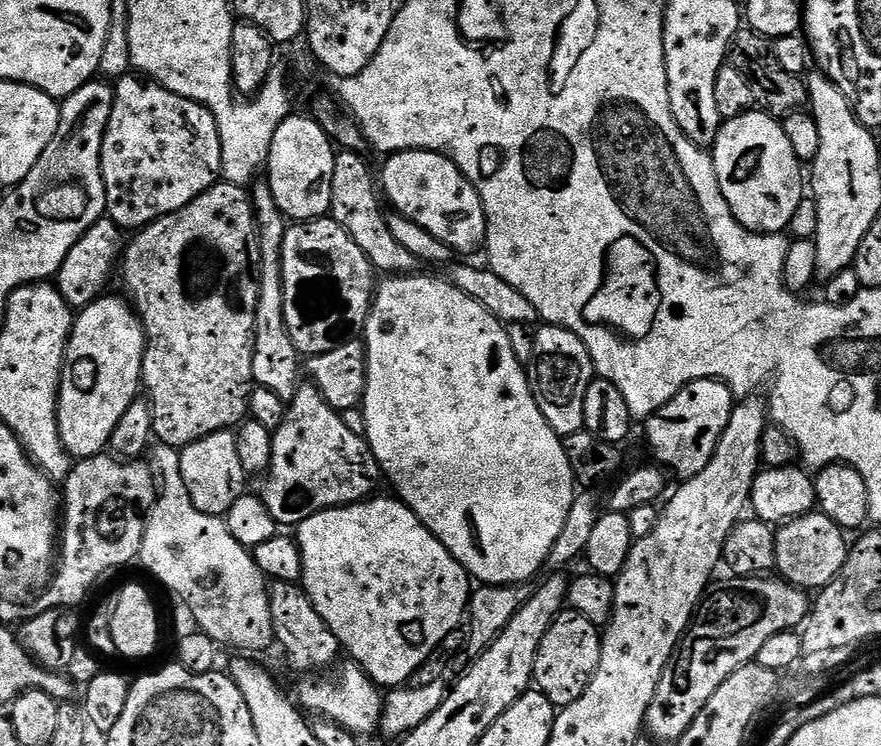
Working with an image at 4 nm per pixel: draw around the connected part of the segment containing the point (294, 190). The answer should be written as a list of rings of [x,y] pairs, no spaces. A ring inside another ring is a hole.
[[[289,114],[278,126],[278,130],[274,130],[274,142],[270,142],[268,147],[266,182],[274,194],[274,202],[289,221],[318,220],[327,217],[332,210],[332,179],[337,149],[334,147],[332,137],[326,134],[326,130],[316,119],[311,115],[296,115]]]

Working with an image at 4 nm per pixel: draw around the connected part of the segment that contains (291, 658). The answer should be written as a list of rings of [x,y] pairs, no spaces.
[[[276,582],[269,587],[268,597],[272,615],[272,634],[275,643],[284,647],[289,666],[296,672],[304,672],[300,674],[316,674],[321,670],[331,669],[337,663],[336,655],[341,655],[340,643],[330,630],[330,626],[322,622],[322,614],[318,614],[303,587],[299,583]]]

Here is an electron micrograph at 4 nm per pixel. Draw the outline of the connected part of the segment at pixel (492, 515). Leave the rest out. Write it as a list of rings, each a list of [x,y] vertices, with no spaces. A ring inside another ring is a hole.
[[[396,274],[375,289],[372,312],[362,333],[368,350],[368,381],[362,409],[368,431],[366,439],[372,447],[374,458],[380,464],[381,473],[396,487],[395,495],[407,504],[421,522],[450,550],[450,554],[464,567],[473,581],[486,584],[523,584],[548,563],[550,550],[566,526],[570,506],[578,495],[574,470],[570,470],[570,458],[566,458],[563,439],[546,422],[542,410],[528,384],[525,365],[518,362],[510,346],[508,329],[494,314],[490,314],[474,298],[462,294],[447,279],[421,274]]]

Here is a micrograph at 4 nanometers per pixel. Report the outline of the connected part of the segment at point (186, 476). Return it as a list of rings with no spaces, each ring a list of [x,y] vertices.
[[[235,431],[215,432],[179,449],[179,453],[182,482],[186,482],[186,494],[190,494],[190,502],[194,502],[194,506],[202,510],[202,514],[226,517],[230,508],[234,506],[234,502],[246,494],[246,488],[244,488],[246,474],[238,458]]]

